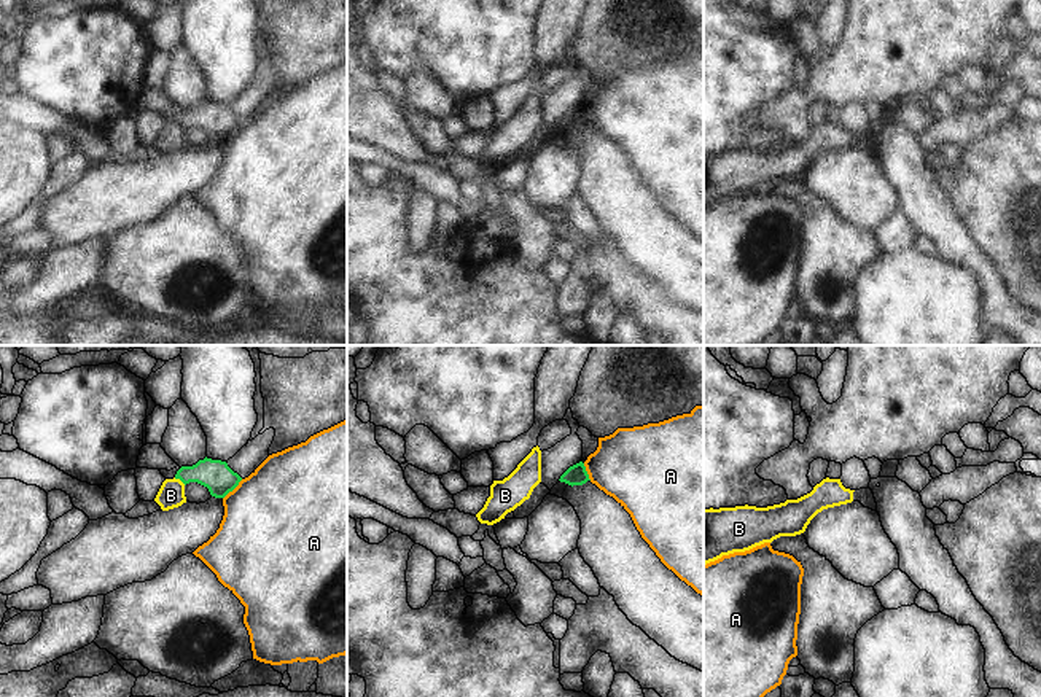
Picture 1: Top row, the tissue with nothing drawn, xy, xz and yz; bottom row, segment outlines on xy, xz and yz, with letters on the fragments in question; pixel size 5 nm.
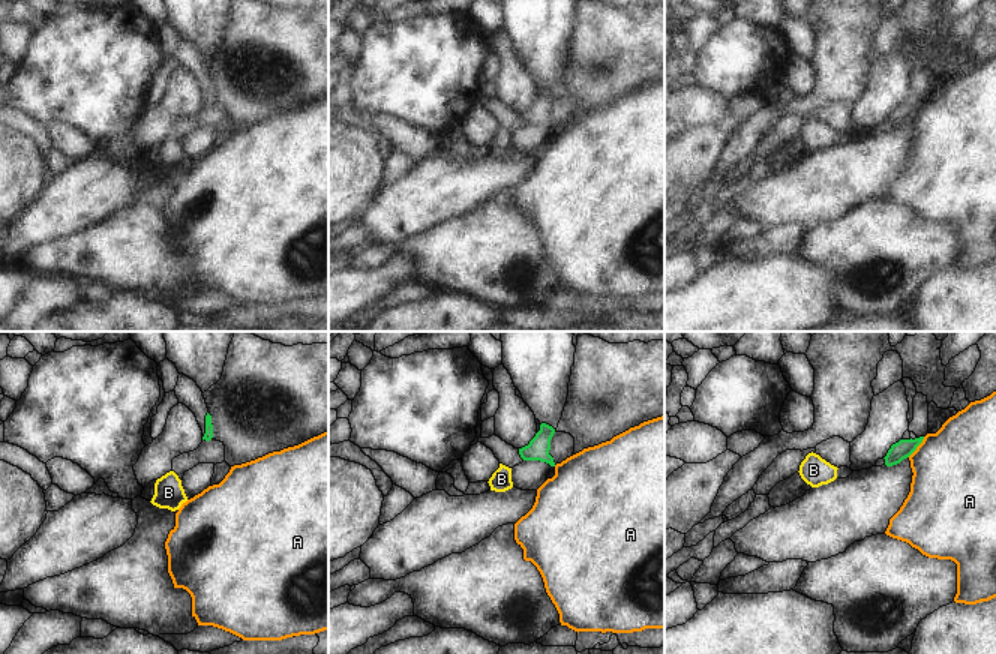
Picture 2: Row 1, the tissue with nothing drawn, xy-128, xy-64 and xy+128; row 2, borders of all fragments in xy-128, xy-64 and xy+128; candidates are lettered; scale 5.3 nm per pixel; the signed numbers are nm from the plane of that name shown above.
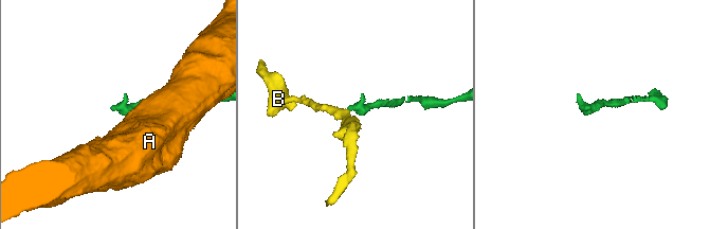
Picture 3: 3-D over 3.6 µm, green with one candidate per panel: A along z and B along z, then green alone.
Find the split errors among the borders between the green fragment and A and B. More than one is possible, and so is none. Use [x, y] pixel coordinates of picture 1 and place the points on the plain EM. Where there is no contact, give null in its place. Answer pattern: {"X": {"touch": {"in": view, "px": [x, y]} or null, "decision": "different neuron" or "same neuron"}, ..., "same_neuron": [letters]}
{"A": {"touch": {"in": "xy", "px": [233, 132]}, "decision": "different neuron"}, "B": {"touch": {"in": "xy", "px": [180, 123]}, "decision": "different neuron"}, "same_neuron": []}

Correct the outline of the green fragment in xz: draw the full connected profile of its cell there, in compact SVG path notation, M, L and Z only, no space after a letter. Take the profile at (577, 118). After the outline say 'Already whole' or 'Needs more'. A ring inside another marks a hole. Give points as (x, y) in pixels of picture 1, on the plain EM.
M583 105L570 110L559 123L560 126L565 126L568 129L583 129L586 127L589 123L589 118L586 115L586 110Z. Already whole

